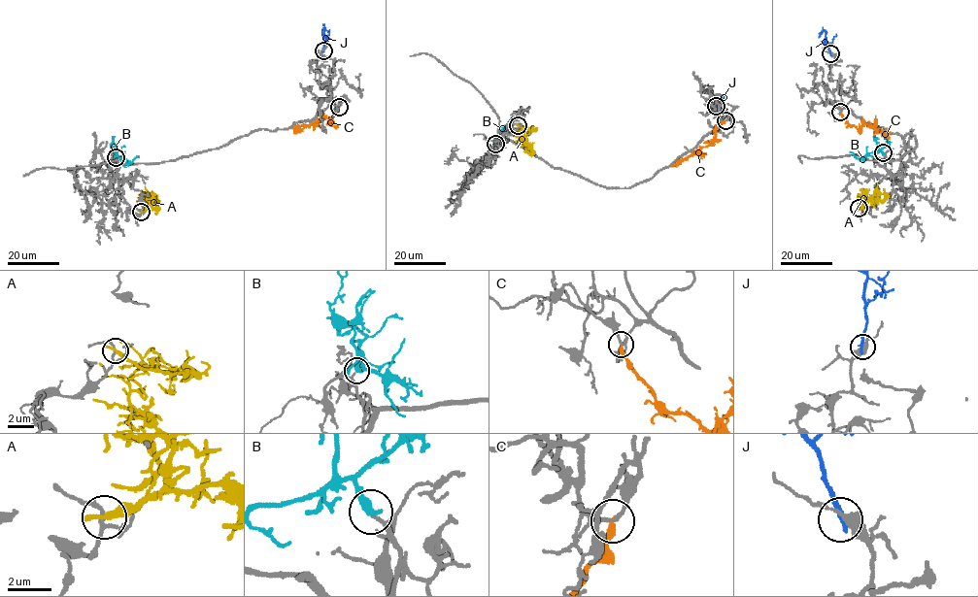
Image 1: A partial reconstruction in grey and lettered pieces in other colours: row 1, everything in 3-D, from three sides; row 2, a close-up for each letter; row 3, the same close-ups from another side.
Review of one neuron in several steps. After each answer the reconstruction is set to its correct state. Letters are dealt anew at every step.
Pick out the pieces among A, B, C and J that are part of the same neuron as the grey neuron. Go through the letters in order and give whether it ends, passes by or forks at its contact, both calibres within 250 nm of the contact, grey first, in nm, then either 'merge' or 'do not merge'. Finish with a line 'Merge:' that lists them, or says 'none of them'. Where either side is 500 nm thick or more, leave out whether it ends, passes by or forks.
A: it ends; calibres 120 and 360 nm; do not merge
B: it ends; calibres 130 and 420 nm; merge
C: it ends; calibres 140 and 300 nm; do not merge
J: it ends; calibres 400 and 280 nm; do not merge
Merge: B

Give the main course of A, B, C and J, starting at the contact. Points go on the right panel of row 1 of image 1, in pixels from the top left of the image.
A: (859, 207), (861, 198), (870, 200), (875, 192), (887, 194), (889, 197)
B: (883, 152), (878, 149), (859, 159), (849, 151)
C: (840, 112), (847, 122), (859, 129), (865, 123), (884, 136), (889, 131)
J: (830, 53), (825, 30), (819, 38)

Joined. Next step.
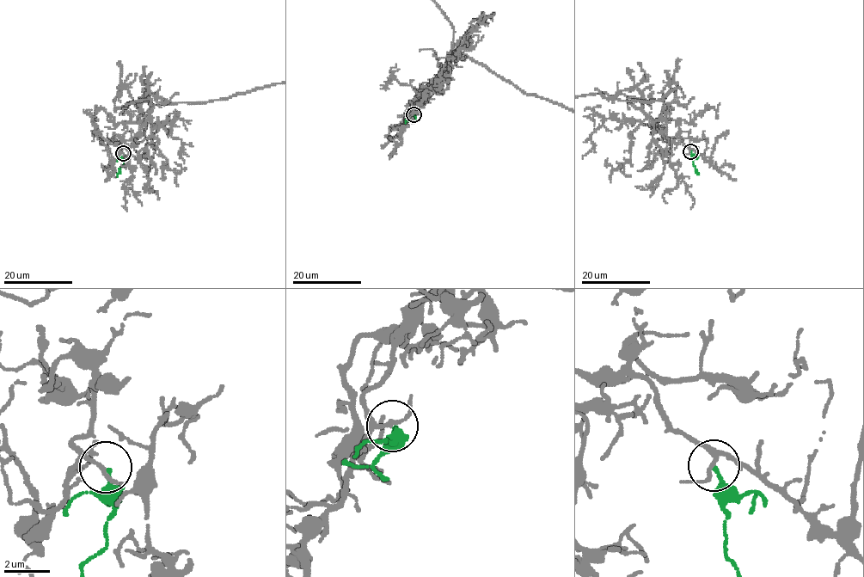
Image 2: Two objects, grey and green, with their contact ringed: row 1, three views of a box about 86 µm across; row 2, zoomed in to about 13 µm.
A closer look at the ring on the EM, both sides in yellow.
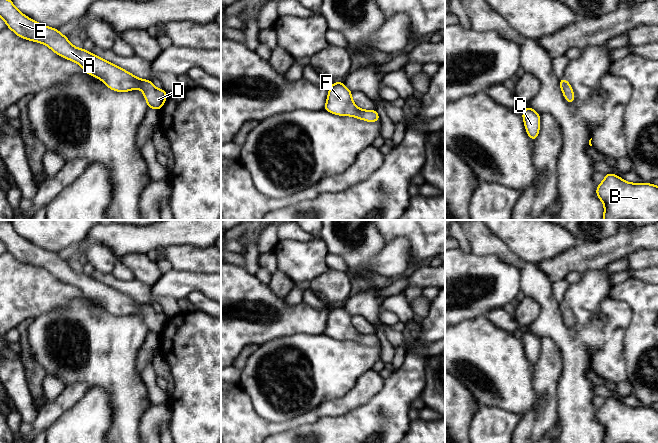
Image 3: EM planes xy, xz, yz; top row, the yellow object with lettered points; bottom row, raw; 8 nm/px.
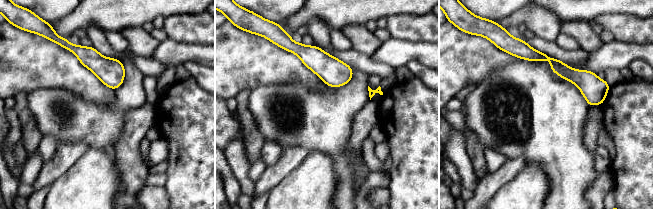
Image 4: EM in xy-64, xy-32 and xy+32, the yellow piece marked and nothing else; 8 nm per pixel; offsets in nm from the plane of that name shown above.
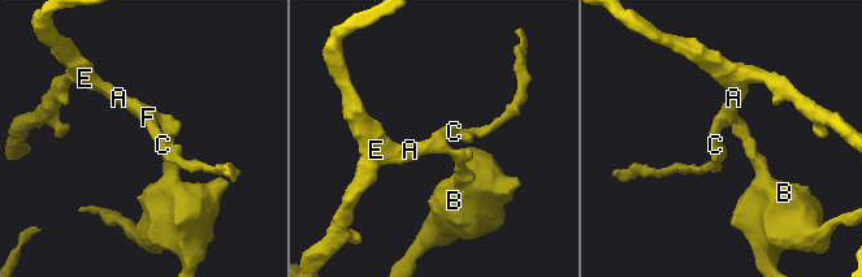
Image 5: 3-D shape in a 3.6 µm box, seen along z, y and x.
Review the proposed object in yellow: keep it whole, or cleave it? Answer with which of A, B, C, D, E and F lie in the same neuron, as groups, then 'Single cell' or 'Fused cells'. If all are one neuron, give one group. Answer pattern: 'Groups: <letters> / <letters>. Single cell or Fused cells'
Groups: A B C D E F. Single cell

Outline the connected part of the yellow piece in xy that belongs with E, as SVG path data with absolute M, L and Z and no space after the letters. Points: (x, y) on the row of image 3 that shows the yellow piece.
M0 0L0 17L17 36L45 44L59 56L79 64L87 74L102 80L111 90L127 92L141 89L148 109L160 111L165 103L168 93L163 88L156 89L153 81L139 79L111 62L73 46L58 29L47 27L22 14L12 0Z

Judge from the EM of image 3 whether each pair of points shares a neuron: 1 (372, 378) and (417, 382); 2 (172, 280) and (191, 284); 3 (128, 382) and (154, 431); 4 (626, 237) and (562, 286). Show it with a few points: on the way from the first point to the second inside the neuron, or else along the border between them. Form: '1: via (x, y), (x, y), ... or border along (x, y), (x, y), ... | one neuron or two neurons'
1: border along (384, 380), (383, 386), (369, 398) | two neurons
2: via (177, 283), (186, 283) | one neuron
3: border along (152, 405), (142, 416), (138, 432) | two neurons
4: border along (564, 279), (557, 280), (552, 284) | two neurons

